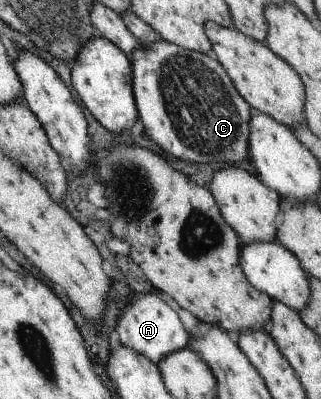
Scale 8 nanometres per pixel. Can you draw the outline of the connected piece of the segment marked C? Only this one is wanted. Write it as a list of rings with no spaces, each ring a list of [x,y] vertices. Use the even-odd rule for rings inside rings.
[[[156,37],[155,41],[152,41],[149,45],[144,45],[143,47],[138,45],[136,48],[133,48],[131,50],[129,60],[129,65],[131,66],[131,89],[137,110],[138,121],[144,125],[146,135],[148,135],[150,140],[153,142],[156,141],[156,145],[158,145],[162,151],[166,152],[169,156],[173,156],[184,162],[188,159],[187,162],[196,164],[197,167],[200,163],[204,163],[204,161],[209,160],[222,160],[226,163],[234,163],[234,161],[248,158],[248,120],[250,119],[250,109],[252,108],[244,101],[244,99],[242,99],[242,96],[236,91],[236,88],[230,81],[230,78],[226,75],[224,68],[216,61],[216,58],[211,56],[210,53],[205,54],[181,49],[179,46],[167,43],[161,38]]]

